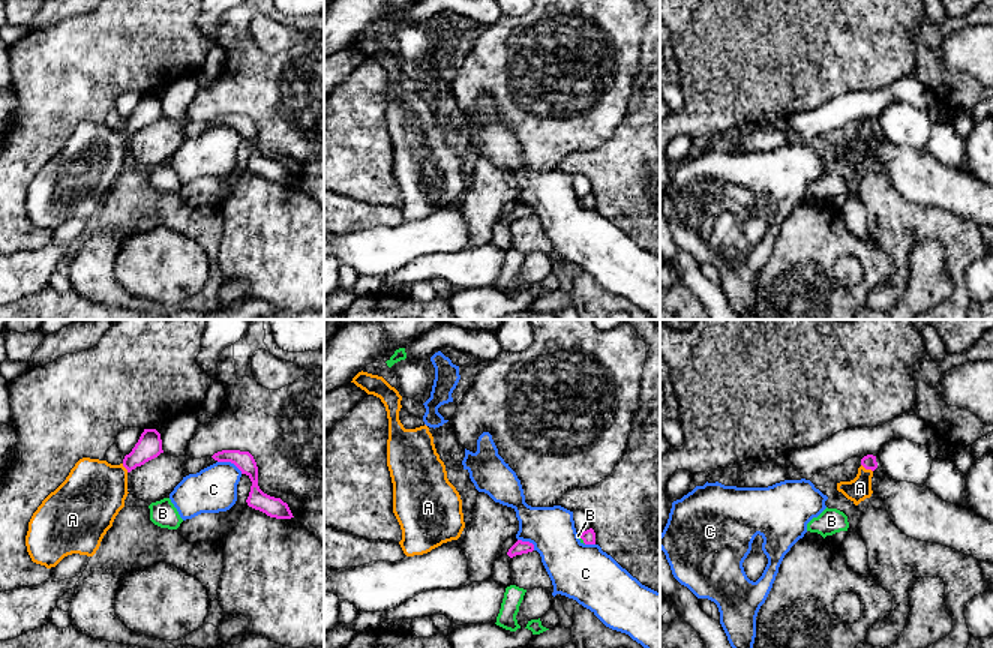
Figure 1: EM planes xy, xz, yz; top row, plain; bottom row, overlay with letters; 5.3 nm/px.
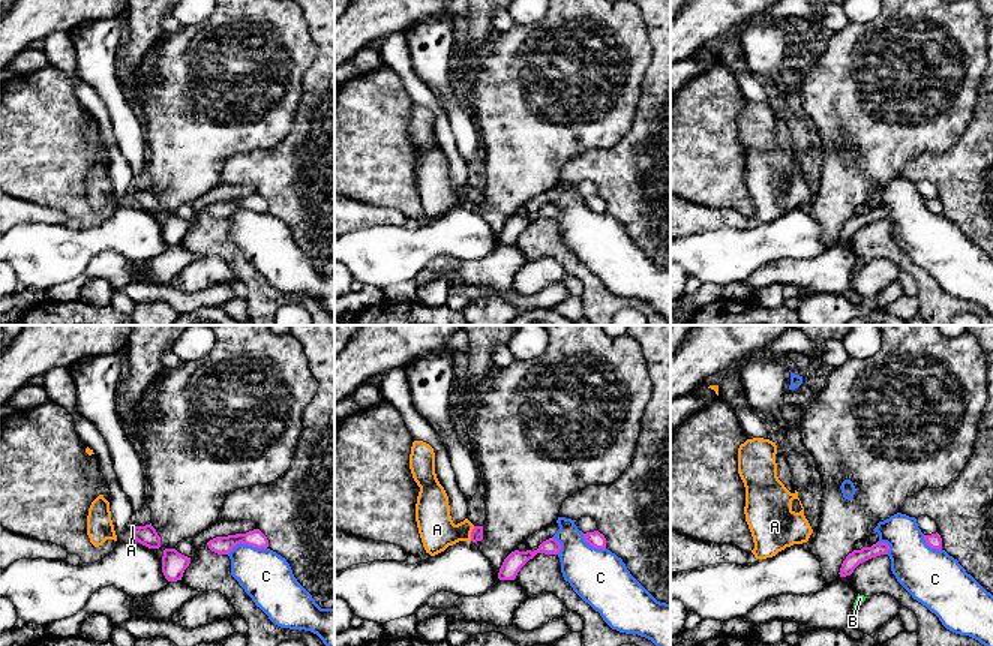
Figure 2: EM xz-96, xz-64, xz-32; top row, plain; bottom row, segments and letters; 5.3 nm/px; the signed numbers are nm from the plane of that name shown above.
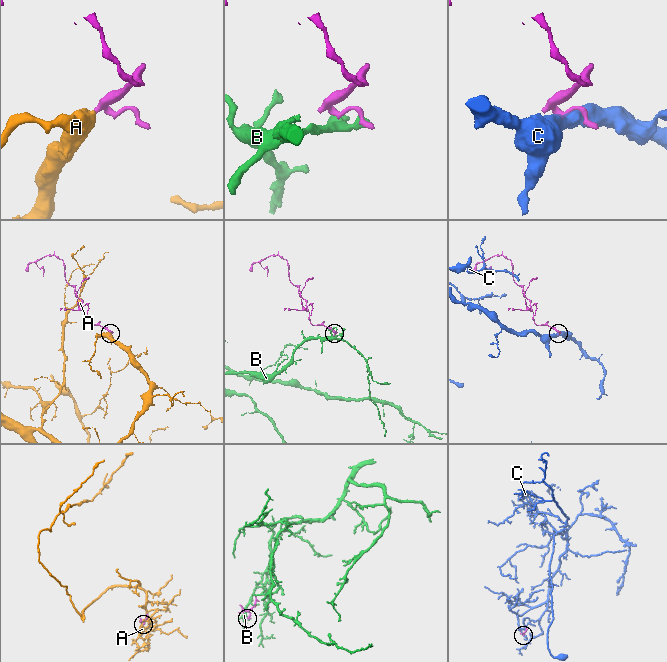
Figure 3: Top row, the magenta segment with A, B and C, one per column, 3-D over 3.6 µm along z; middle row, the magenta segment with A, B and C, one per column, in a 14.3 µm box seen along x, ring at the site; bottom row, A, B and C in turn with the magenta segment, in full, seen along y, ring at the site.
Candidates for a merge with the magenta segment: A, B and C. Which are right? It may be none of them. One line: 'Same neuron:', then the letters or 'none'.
Same neuron: A

